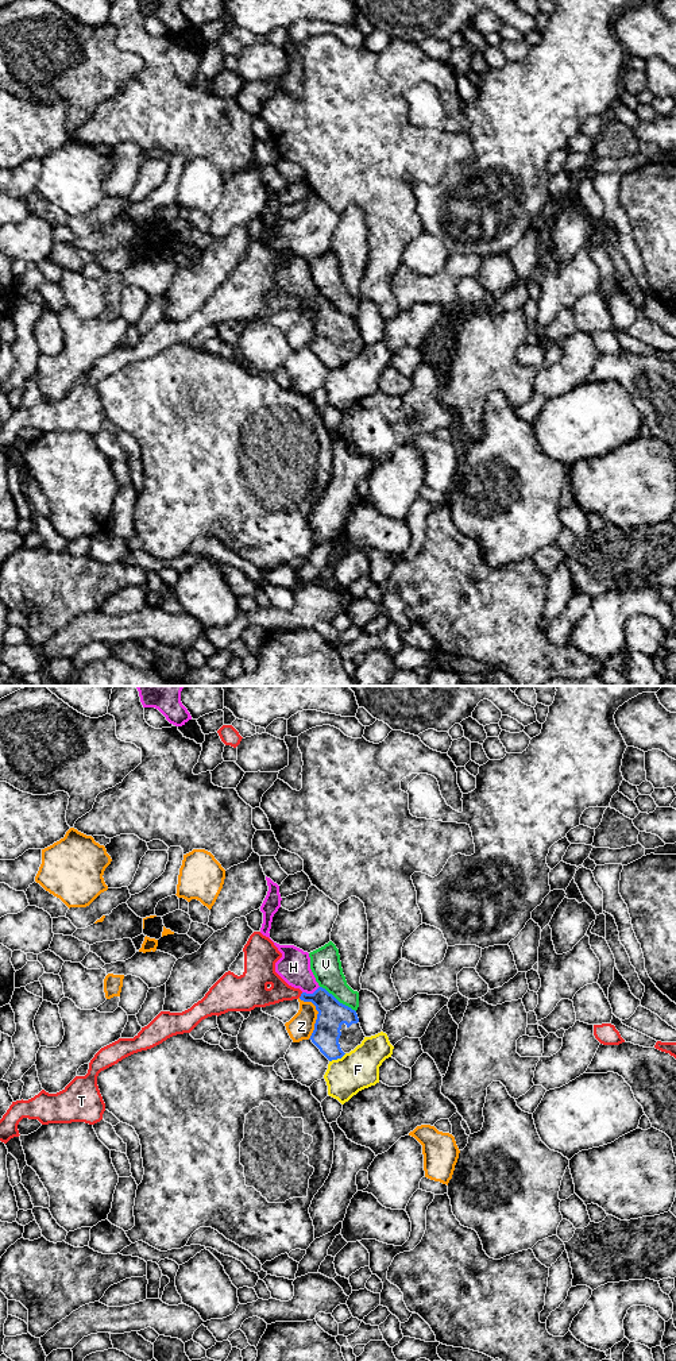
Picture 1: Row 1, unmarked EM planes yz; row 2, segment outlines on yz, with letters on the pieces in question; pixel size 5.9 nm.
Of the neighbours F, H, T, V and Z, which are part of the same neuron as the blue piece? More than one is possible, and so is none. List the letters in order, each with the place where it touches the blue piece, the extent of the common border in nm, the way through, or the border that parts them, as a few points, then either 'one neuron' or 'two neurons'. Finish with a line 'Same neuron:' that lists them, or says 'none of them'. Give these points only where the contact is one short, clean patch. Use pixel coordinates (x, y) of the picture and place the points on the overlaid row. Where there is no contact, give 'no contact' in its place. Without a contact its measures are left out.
F: meets blue in yz at (338, 1057); contact 120 nm long; two neurons
H: meets blue in yz at (311, 994); contact 110 nm long; runs through yz (332, 1014), (311, 994), (309, 986), (293, 967); one neuron
T: meets blue in yz at (301, 995); contact 40 nm long; border along yz (302, 993), (298, 997); two neurons
V: meets blue in yz at (336, 999); contact 260 nm long; two neurons
Z: meets blue in yz at (317, 1014); contact 260 nm long; two neurons
Same neuron: H

